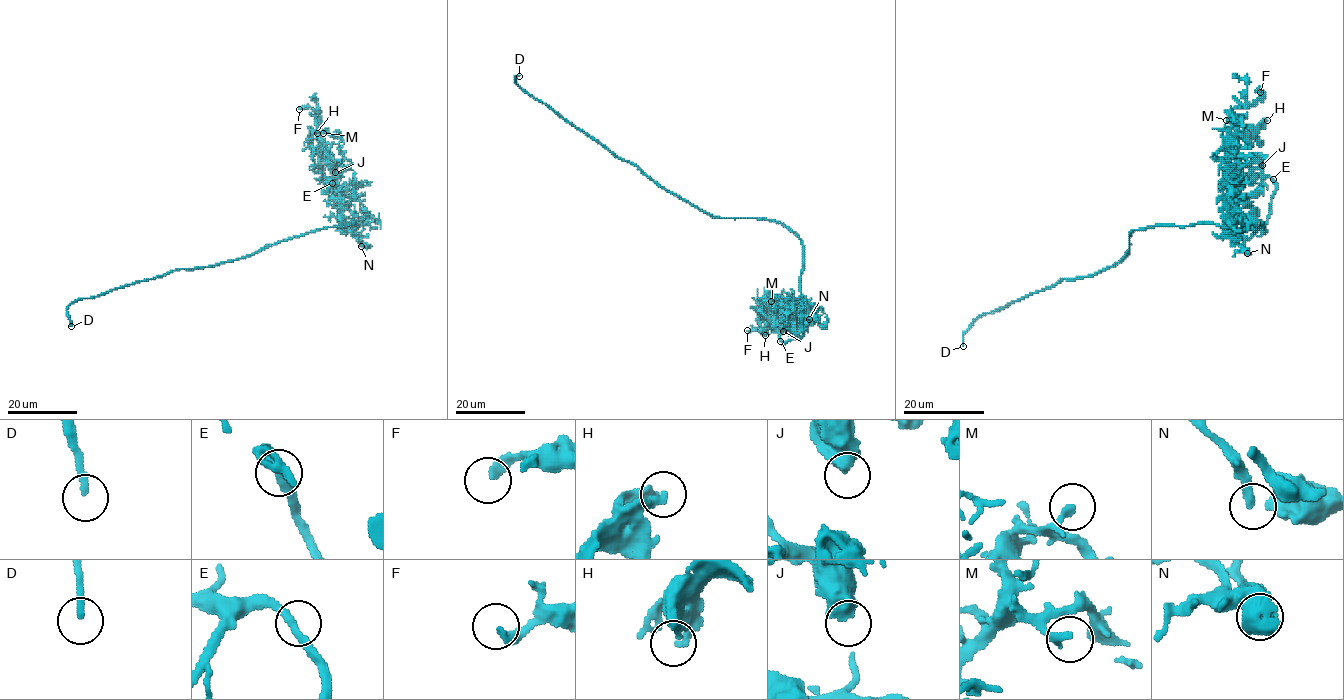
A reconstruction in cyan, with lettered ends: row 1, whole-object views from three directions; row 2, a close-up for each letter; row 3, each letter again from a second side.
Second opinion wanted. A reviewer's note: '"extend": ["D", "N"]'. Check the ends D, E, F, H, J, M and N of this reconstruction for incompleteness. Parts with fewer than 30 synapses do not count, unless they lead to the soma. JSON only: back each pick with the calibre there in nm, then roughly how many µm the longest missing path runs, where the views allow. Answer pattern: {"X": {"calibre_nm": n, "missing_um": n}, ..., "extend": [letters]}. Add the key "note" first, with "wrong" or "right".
{"note": "right", "D": {"calibre_nm": 240, "missing_um": 20}, "N": {"calibre_nm": 220, "missing_um": 25}, "extend": ["D", "N"]}

